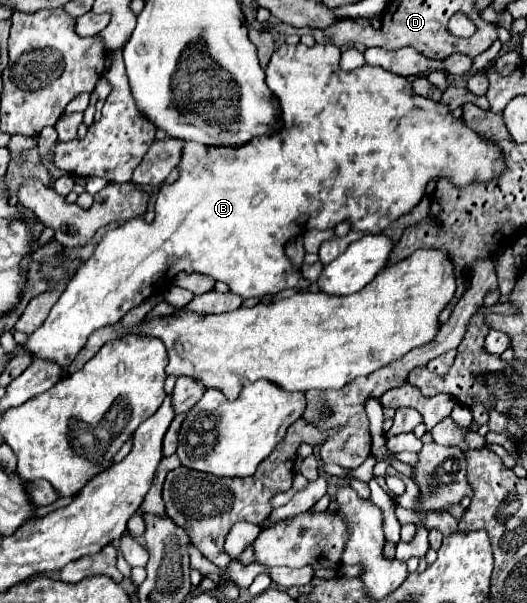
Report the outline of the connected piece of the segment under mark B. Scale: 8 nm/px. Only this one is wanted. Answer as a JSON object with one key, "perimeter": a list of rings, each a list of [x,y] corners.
{"perimeter":[[[282,44],[274,54],[272,60],[266,68],[266,82],[268,88],[274,92],[274,96],[280,102],[282,108],[282,120],[286,118],[286,128],[282,128],[280,132],[272,134],[272,136],[262,136],[262,138],[254,138],[244,146],[238,148],[224,148],[224,146],[202,146],[202,144],[192,144],[188,142],[182,154],[182,162],[178,164],[182,174],[174,184],[162,184],[160,194],[158,194],[158,204],[156,204],[156,218],[154,222],[138,222],[138,220],[128,220],[124,224],[120,224],[116,230],[110,230],[102,236],[102,240],[98,242],[92,258],[88,258],[72,276],[72,280],[68,282],[68,288],[64,290],[64,294],[60,296],[60,300],[52,306],[48,318],[44,320],[44,324],[32,332],[26,340],[26,344],[22,346],[32,358],[40,358],[40,360],[50,360],[56,362],[60,368],[66,368],[74,356],[80,352],[80,348],[84,346],[84,342],[88,340],[88,336],[102,328],[102,326],[110,326],[116,324],[128,310],[132,310],[134,306],[138,306],[140,302],[144,302],[148,296],[158,294],[166,288],[166,280],[172,280],[178,272],[198,272],[198,274],[206,274],[212,276],[220,282],[226,282],[230,286],[230,290],[242,298],[254,298],[254,296],[266,296],[266,294],[278,294],[282,290],[294,288],[294,290],[306,290],[310,286],[310,282],[306,278],[302,278],[302,272],[298,272],[298,268],[292,268],[292,262],[286,258],[284,254],[284,246],[292,236],[302,234],[308,228],[318,228],[318,230],[328,230],[334,228],[338,222],[344,220],[352,220],[352,230],[364,230],[370,234],[380,234],[388,224],[392,224],[394,220],[398,220],[402,214],[410,212],[426,194],[426,184],[430,178],[450,178],[452,184],[456,186],[466,186],[470,182],[486,182],[492,180],[496,176],[500,176],[506,166],[504,166],[504,158],[498,150],[496,144],[480,138],[476,132],[472,132],[460,118],[454,118],[452,112],[448,112],[448,108],[440,102],[432,102],[430,98],[422,98],[416,96],[412,90],[412,82],[408,78],[396,76],[392,72],[380,70],[376,66],[362,66],[356,68],[352,72],[344,72],[340,70],[339,61],[341,56],[340,48],[333,44],[315,44],[312,48],[304,46],[304,44],[296,44],[296,46],[288,46]]]}

